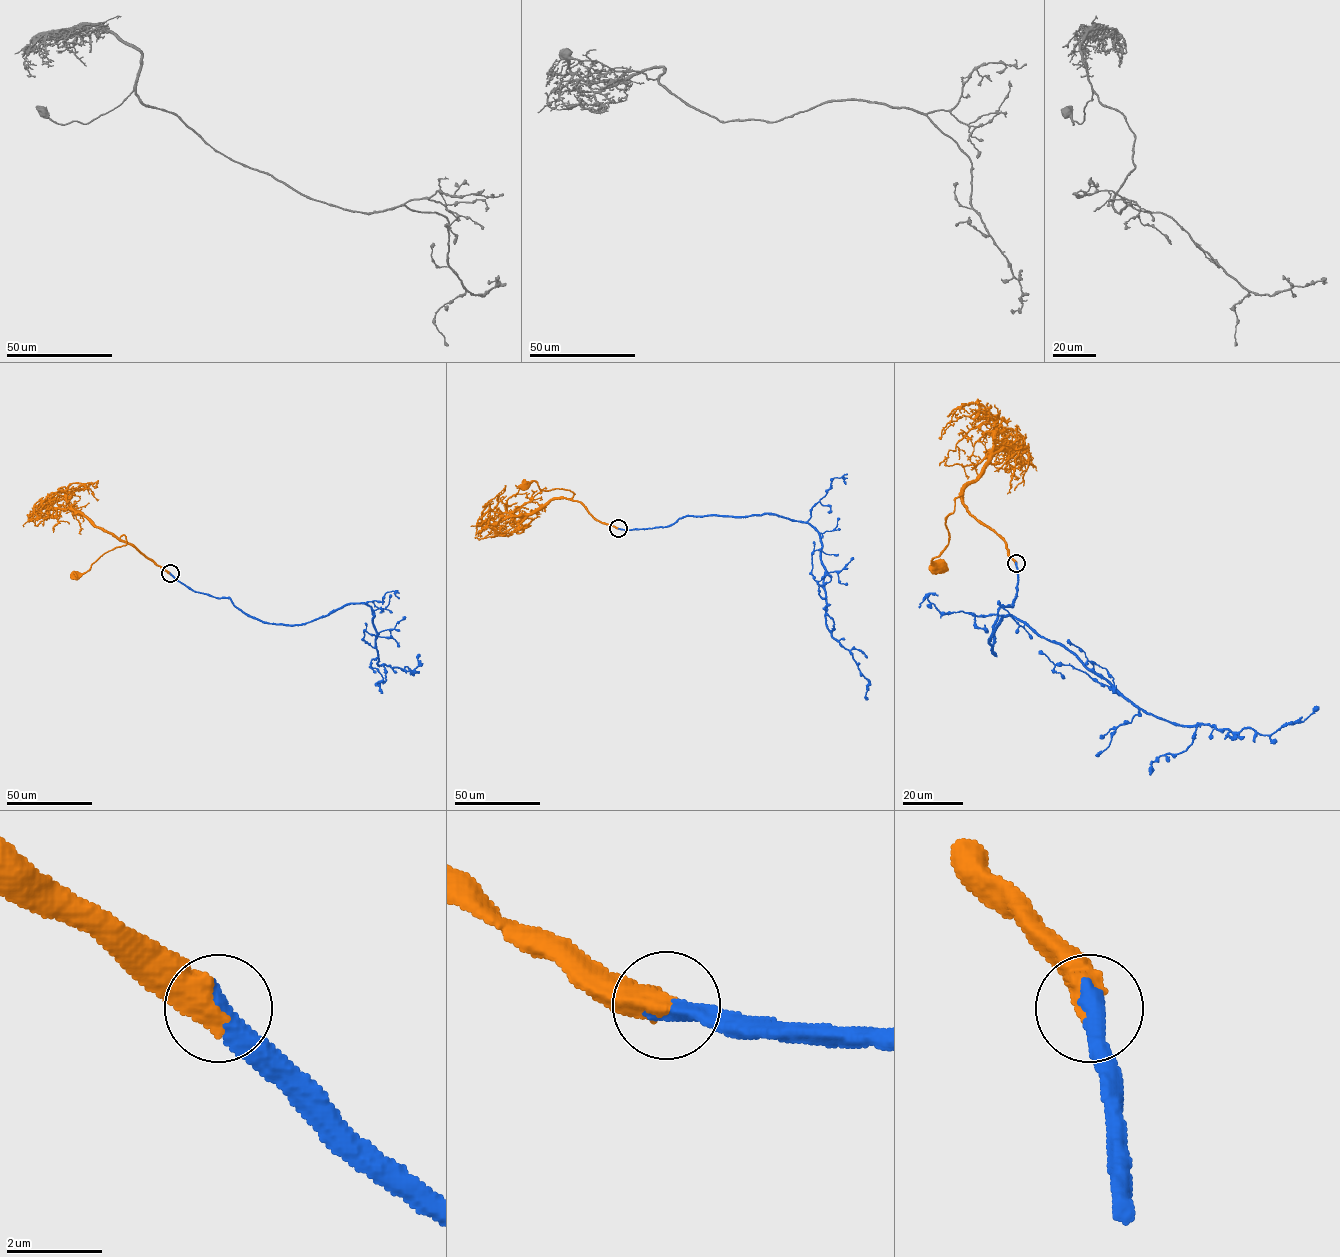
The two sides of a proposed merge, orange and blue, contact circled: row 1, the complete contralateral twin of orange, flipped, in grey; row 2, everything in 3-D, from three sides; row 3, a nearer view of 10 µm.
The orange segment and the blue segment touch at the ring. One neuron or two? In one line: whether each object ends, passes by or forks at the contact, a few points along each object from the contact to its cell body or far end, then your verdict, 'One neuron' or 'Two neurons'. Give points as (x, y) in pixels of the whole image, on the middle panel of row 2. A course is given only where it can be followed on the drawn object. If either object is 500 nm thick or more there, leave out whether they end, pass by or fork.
Course of orange: (618, 528), (601, 523), (579, 502), (568, 498), (575, 494), (569, 490), (542, 490), (535, 481), (525, 487). Course of blue: (618, 528), (670, 526), (686, 516), (769, 514), (808, 522), (821, 543), (826, 627), (868, 681), (867, 698). One neuron

